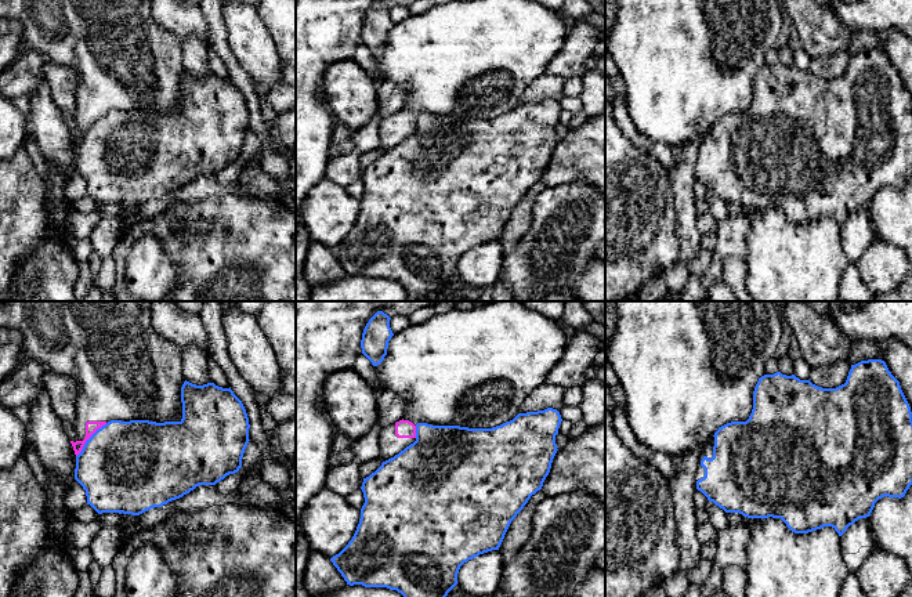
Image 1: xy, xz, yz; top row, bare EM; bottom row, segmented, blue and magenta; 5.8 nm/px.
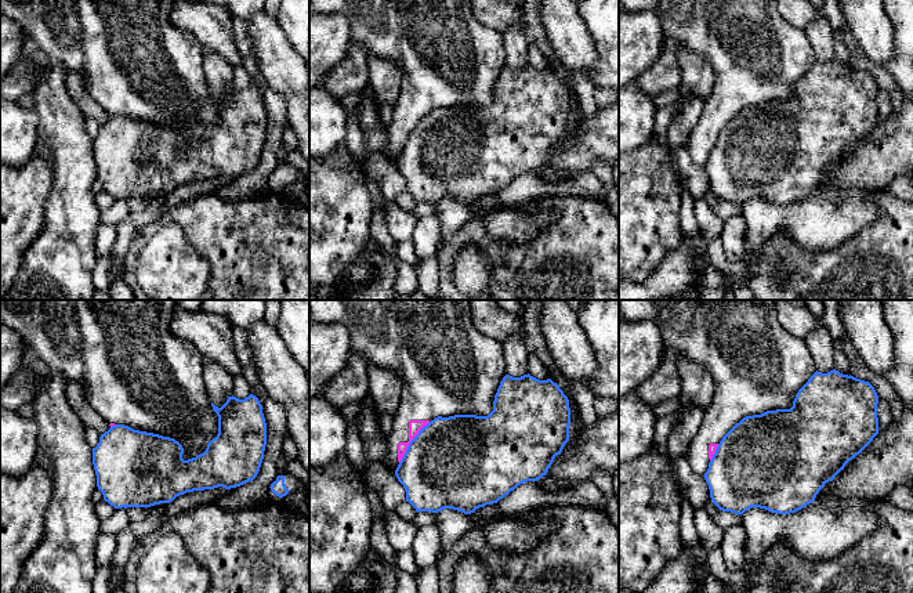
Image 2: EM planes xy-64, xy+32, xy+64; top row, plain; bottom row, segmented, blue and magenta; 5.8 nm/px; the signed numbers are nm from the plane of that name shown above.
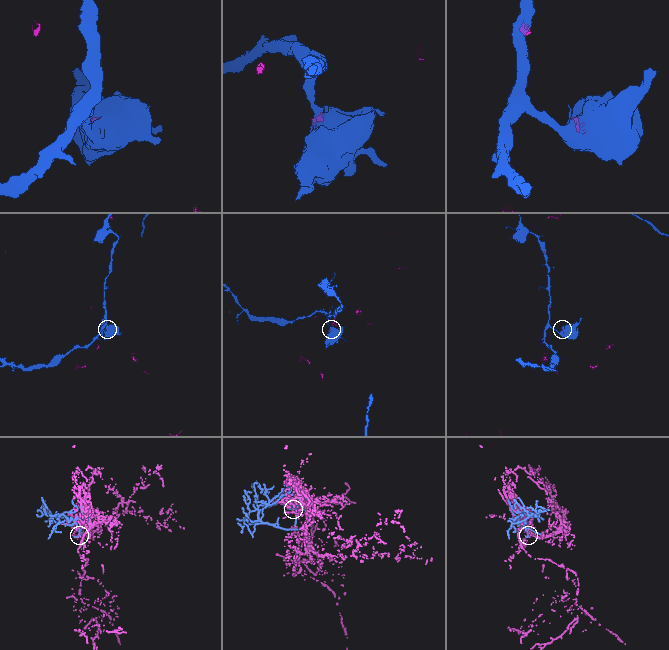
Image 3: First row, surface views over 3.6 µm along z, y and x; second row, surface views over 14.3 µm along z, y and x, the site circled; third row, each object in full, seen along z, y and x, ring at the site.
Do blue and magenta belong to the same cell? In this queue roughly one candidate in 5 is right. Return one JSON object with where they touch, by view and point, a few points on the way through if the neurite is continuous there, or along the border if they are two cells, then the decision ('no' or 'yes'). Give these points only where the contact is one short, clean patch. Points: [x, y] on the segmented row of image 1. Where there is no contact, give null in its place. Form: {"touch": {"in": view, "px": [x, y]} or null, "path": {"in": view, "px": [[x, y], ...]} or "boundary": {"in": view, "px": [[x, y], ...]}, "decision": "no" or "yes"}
{"touch": {"in": "xy", "px": [90, 438]}, "boundary": {"in": "xy", "px": [[107, 423], [86, 441], [76, 456]]}, "decision": "no"}

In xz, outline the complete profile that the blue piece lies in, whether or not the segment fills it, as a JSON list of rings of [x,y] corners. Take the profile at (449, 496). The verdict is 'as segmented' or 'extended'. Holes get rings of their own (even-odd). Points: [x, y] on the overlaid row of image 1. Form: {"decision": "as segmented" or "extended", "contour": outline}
{"decision": "as segmented", "contour": [[[547,408],[538,412],[518,413],[513,420],[492,428],[417,423],[416,441],[394,457],[383,462],[374,473],[363,478],[361,489],[363,492],[365,503],[361,509],[359,524],[348,544],[339,554],[333,556],[330,561],[350,586],[362,585],[365,587],[387,587],[390,590],[397,590],[403,597],[446,597],[457,585],[460,567],[479,554],[499,550],[511,521],[524,509],[531,496],[542,489],[543,482],[550,473],[553,459],[558,451],[555,435],[558,434],[561,421],[560,412]]]}

